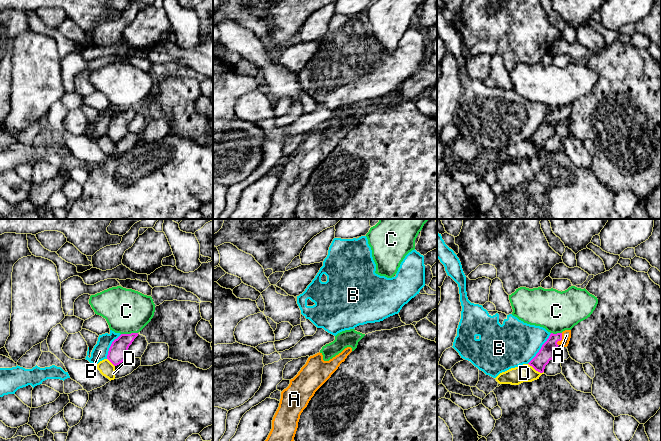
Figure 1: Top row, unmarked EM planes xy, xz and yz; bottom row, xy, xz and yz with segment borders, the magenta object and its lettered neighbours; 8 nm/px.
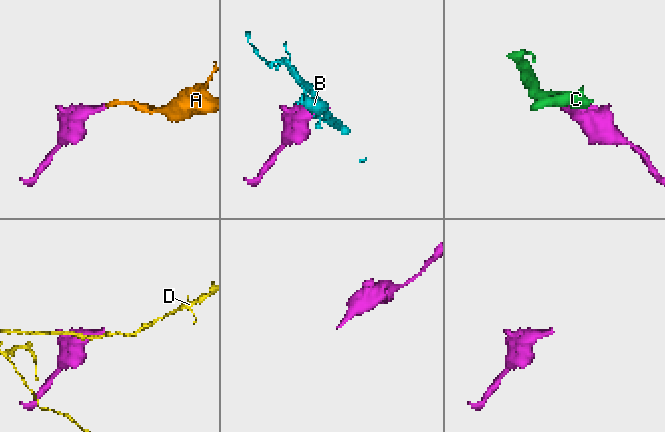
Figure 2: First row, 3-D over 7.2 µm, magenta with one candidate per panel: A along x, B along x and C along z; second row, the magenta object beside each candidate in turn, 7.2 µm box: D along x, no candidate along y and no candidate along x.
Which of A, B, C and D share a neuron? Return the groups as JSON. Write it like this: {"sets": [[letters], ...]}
{"sets": [["A"], ["B"], ["C"], ["D"]]}

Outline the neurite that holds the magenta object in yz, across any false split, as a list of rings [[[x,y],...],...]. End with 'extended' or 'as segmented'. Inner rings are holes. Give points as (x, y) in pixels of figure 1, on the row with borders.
[[[571,330],[562,333],[551,333],[547,341],[542,345],[536,356],[528,363],[536,371],[543,373],[550,360],[556,358],[555,350],[559,345],[567,347],[571,338]]] | extended

